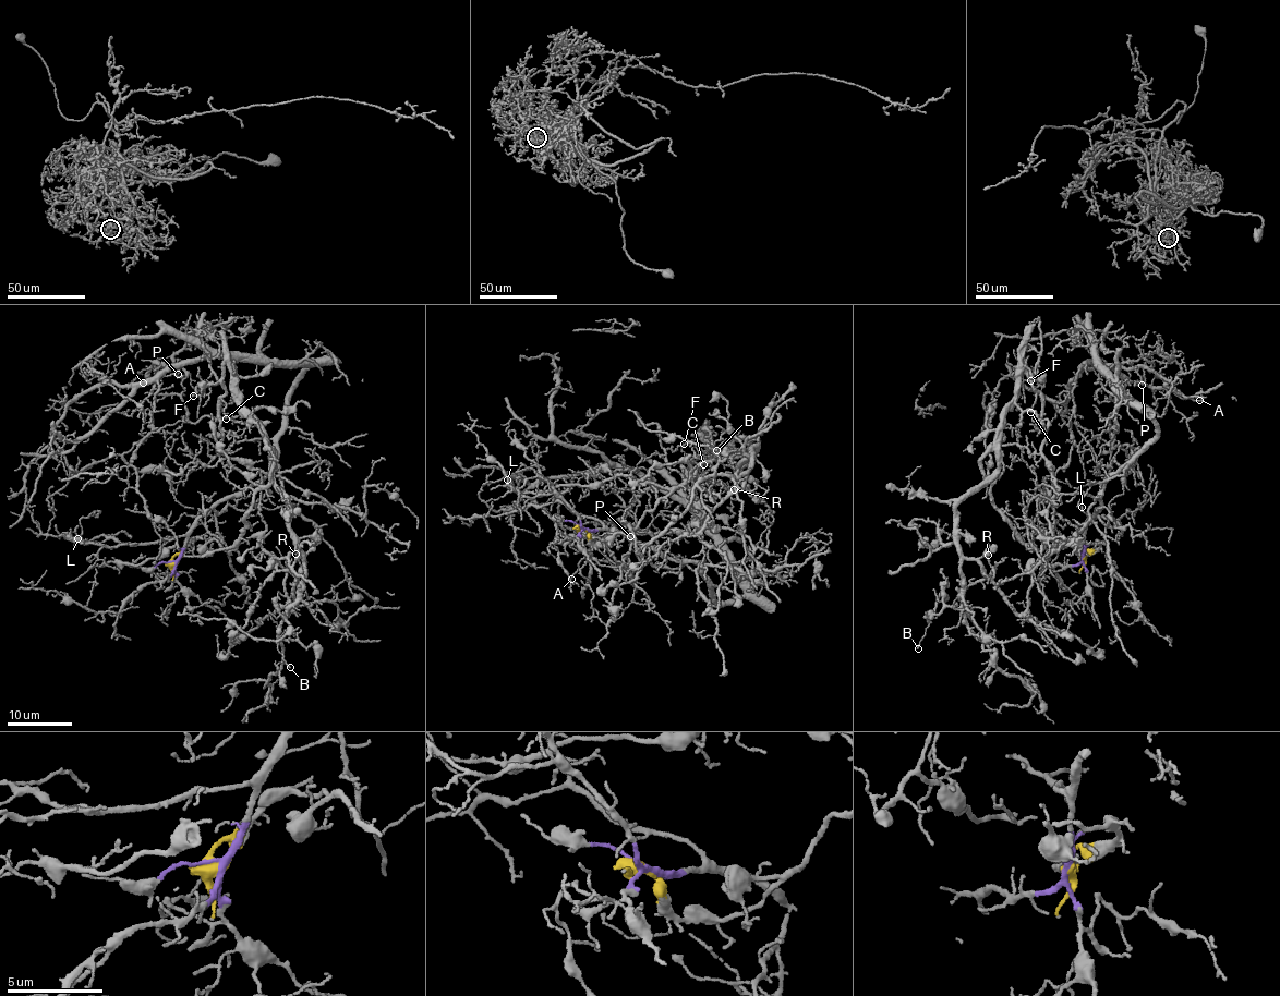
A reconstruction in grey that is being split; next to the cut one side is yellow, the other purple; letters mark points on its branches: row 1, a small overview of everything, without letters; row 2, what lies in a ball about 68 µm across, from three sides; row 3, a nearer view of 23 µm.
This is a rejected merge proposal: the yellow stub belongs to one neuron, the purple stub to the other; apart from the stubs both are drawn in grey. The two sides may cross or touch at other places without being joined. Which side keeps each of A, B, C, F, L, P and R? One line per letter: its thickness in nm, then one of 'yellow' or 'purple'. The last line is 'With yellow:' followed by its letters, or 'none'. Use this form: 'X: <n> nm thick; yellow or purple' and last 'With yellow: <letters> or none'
A: 130 nm thick; purple
B: 110 nm thick; yellow
C: 100 nm thick; yellow
F: 90 nm thick; yellow
L: 140 nm thick; purple
P: 110 nm thick; purple
R: 120 nm thick; yellow
With yellow: B, C, F, R

